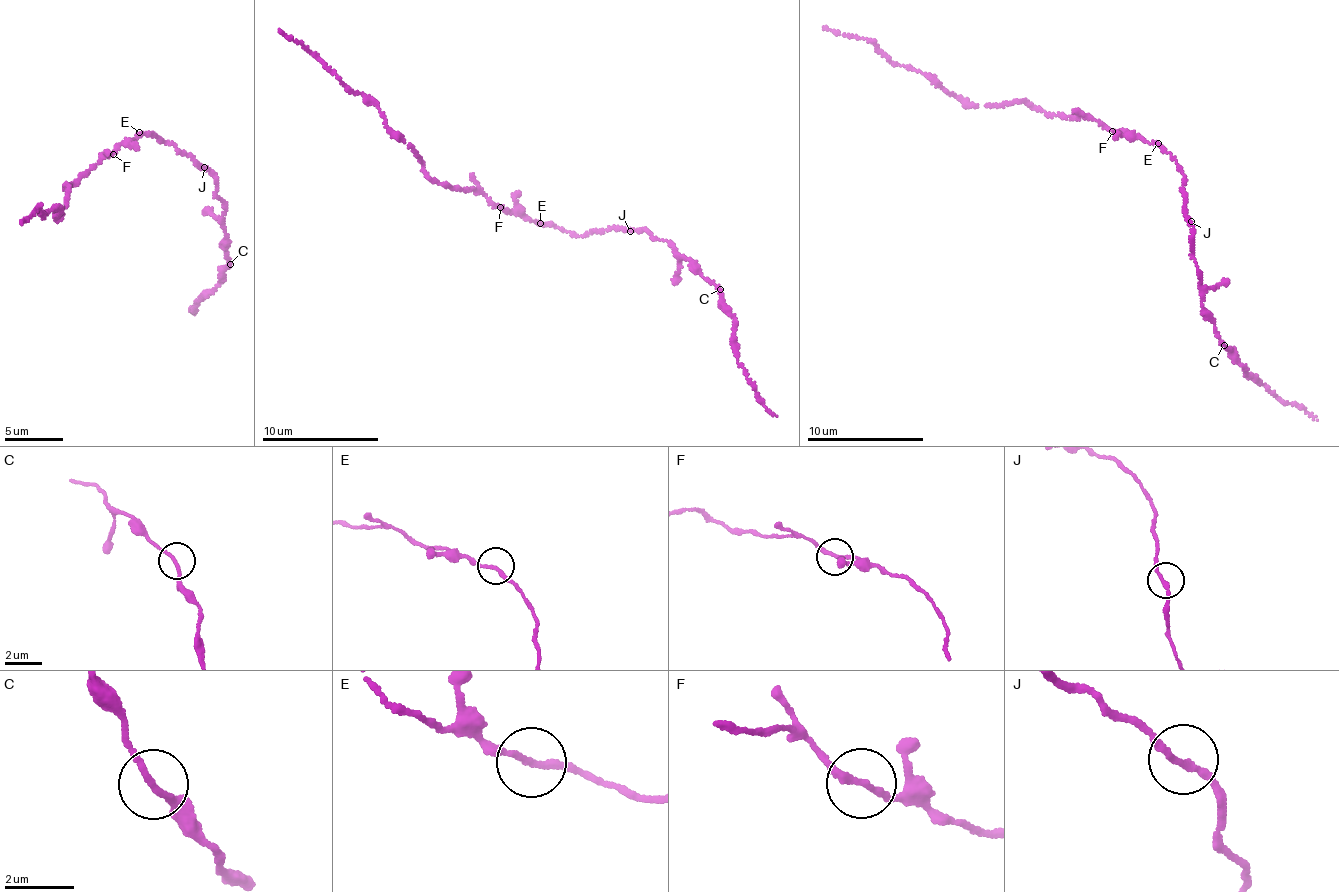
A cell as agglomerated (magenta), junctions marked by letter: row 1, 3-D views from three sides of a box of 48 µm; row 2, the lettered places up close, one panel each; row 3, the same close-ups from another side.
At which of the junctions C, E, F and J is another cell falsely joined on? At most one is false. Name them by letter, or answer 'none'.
none

